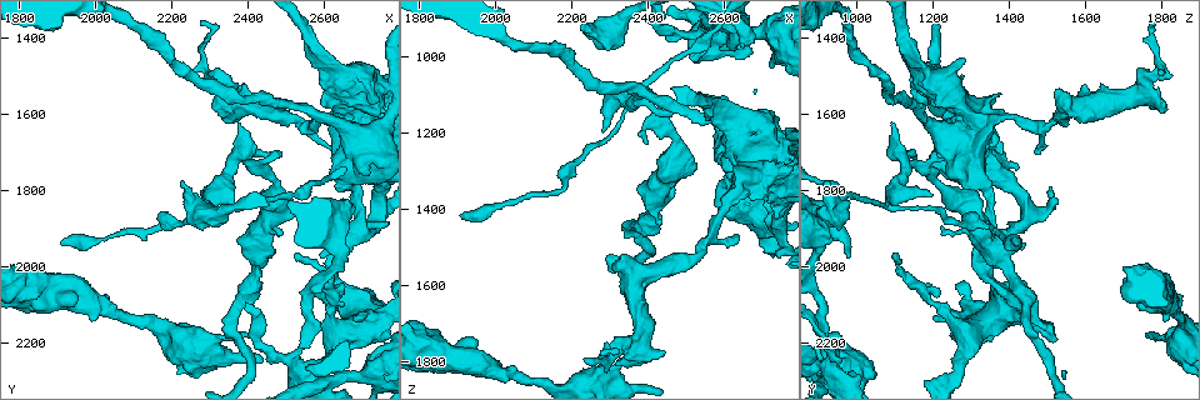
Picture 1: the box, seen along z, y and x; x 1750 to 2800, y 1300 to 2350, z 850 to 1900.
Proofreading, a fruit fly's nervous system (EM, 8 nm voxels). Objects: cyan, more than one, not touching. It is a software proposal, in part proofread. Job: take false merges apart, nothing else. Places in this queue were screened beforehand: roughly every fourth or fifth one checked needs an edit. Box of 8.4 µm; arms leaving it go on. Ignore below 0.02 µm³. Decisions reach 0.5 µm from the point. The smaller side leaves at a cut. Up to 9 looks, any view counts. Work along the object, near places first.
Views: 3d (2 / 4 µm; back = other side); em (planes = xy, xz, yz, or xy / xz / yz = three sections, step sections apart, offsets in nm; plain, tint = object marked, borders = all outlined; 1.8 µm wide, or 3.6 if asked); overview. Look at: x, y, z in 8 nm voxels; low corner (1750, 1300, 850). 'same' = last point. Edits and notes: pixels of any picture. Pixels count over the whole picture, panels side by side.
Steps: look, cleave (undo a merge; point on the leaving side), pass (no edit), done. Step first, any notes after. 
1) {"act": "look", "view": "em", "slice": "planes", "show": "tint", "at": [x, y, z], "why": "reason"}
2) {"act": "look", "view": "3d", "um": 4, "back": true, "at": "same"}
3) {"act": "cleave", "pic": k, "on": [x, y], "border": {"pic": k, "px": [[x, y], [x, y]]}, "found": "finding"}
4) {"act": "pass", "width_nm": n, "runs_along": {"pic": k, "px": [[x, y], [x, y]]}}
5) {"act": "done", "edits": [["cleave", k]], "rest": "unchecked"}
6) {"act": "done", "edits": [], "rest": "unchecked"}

{"act": "look", "view": "3d", "um": 4, "at": [2715, 1630, 1290], "why": "sharp bend"}

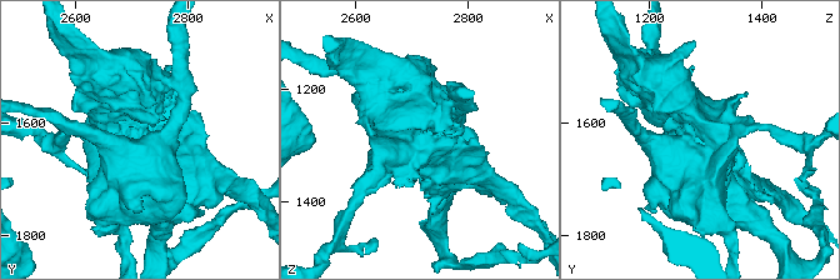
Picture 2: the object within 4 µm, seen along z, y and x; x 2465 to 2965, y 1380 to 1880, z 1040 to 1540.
{"act": "look", "view": "em", "um": 3.6, "slice": "xy", "step": 4, "show": "tint", "at": [2710, 1635, 1295]}

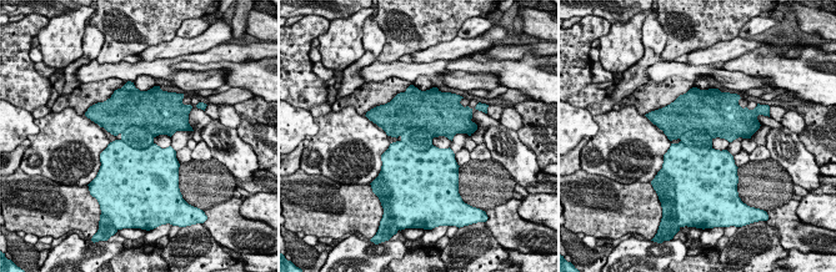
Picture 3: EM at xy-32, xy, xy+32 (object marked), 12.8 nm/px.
{"act": "look", "view": "em", "um": 3.6, "slice": "planes", "show": "borders", "at": "same"}

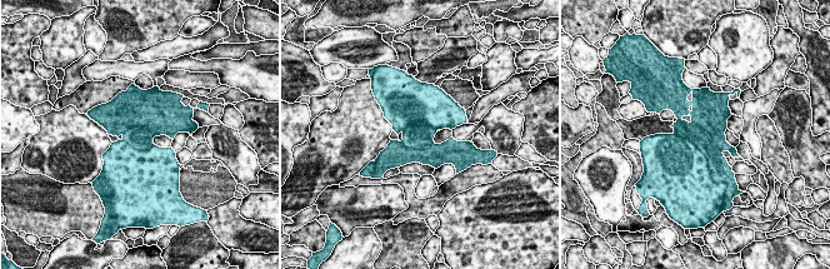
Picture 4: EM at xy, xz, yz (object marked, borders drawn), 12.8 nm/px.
{"act": "cleave", "pic": 4, "on": [685, 163], "width_nm": 500, "found": "a second cell is stuck on"}

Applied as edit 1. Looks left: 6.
{"act": "look", "view": "em", "slice": "planes", "show": "tint", "at": [2420, 1960, 1365], "why": "thin neck"}

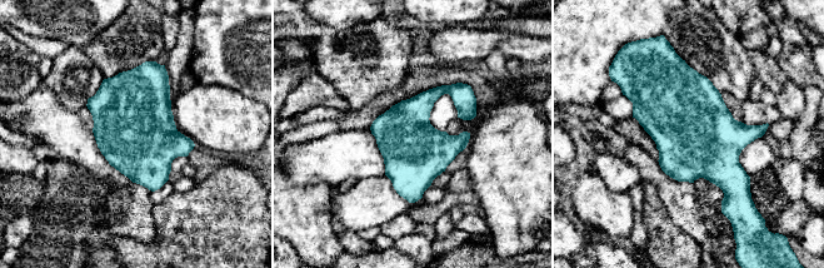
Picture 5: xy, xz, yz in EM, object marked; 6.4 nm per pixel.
{"act": "pass", "width_nm": 400, "found": "continuous, no second cell"}

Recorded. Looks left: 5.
{"act": "look", "view": "3d", "um": 4, "back": true, "at": [2410, 1695, 1130], "why": "thin neck"}

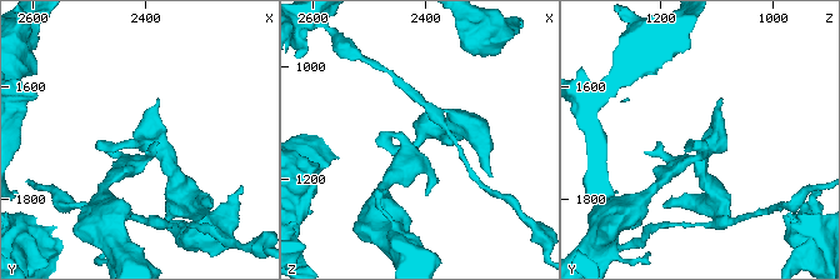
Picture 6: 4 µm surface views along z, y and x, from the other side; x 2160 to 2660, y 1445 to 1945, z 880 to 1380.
{"act": "look", "view": "em", "slice": "planes", "show": "tint", "at": [2410, 1700, 1125], "why": "need the tissue"}

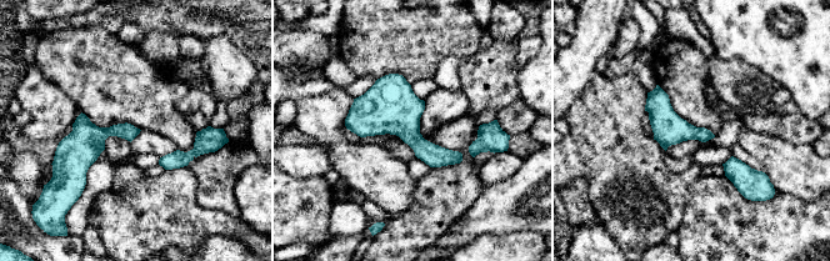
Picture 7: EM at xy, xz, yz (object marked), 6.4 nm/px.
{"act": "pass", "found": "one cell here"}

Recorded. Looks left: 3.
{"act": "look", "view": "3d", "um": 4, "back": true, "at": [2505, 2250, 940]}

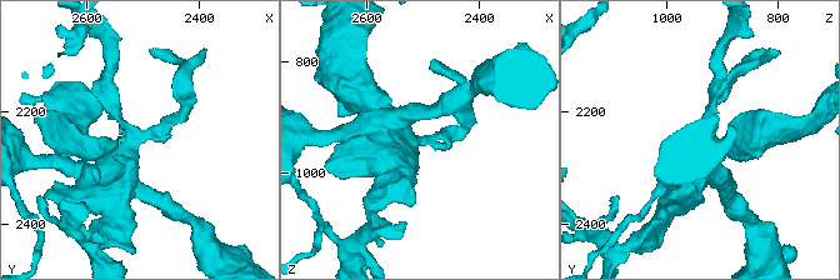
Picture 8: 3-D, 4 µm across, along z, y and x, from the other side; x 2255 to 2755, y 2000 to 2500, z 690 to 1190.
{"act": "look", "view": "em", "slice": "planes", "show": "tint", "at": [2500, 2245, 945], "arms": 4, "why": "shape alone is not enough"}

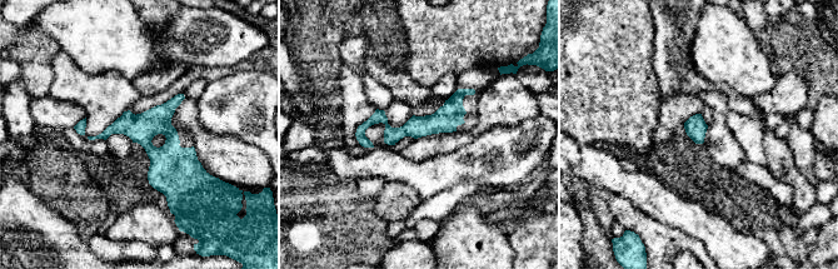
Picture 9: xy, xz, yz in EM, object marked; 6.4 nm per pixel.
{"act": "pass", "found": "continuous, no second cell"}

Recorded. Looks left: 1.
{"act": "done", "edits": [["cleave", 4]], "rest": "unchecked"}

